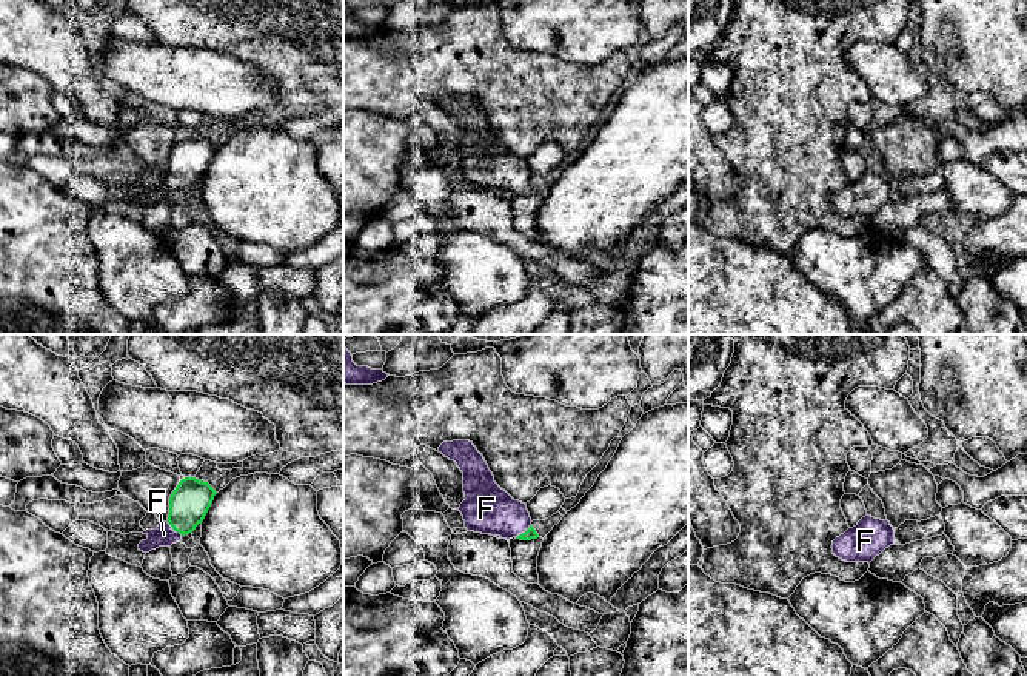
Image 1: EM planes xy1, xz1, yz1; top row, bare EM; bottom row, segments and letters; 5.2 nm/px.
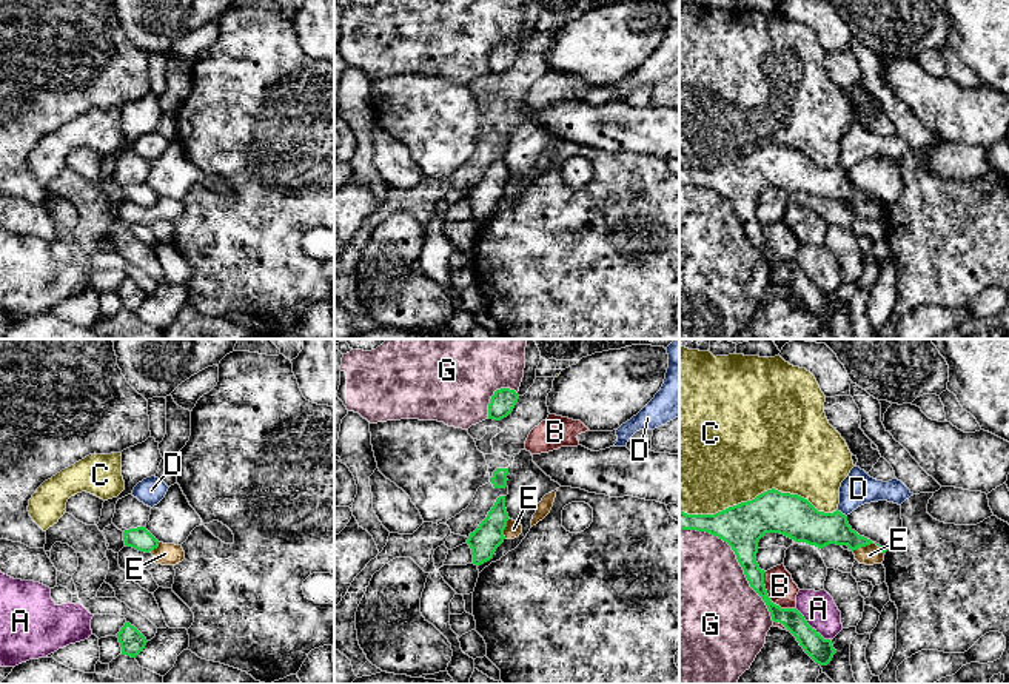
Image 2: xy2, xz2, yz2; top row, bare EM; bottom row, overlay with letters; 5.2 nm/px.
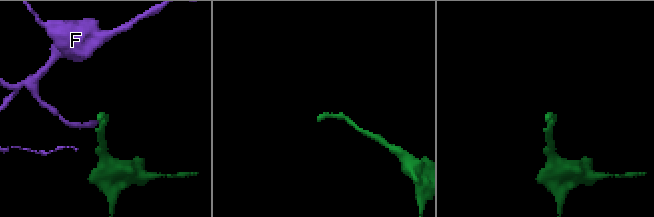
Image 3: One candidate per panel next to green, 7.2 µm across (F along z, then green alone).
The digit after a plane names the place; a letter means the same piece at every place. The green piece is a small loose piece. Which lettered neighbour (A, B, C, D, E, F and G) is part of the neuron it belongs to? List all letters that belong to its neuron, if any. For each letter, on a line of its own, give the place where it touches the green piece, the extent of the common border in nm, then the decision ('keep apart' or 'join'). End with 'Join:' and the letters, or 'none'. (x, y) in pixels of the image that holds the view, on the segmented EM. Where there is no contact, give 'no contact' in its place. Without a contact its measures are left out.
A: yz2 (811, 627) | 240 nm | keep apart
B: yz2 (769, 598) | 260 nm | keep apart
C: yz2 (758, 495) | 800 nm | keep apart
D: yz2 (840, 512) | 70 nm | keep apart
E: yz2 (869, 544) | 180 nm | keep apart
F: xy1 (174, 530) | 110 nm | join
G: yz2 (737, 558) | 700 nm | keep apart
Join: F

